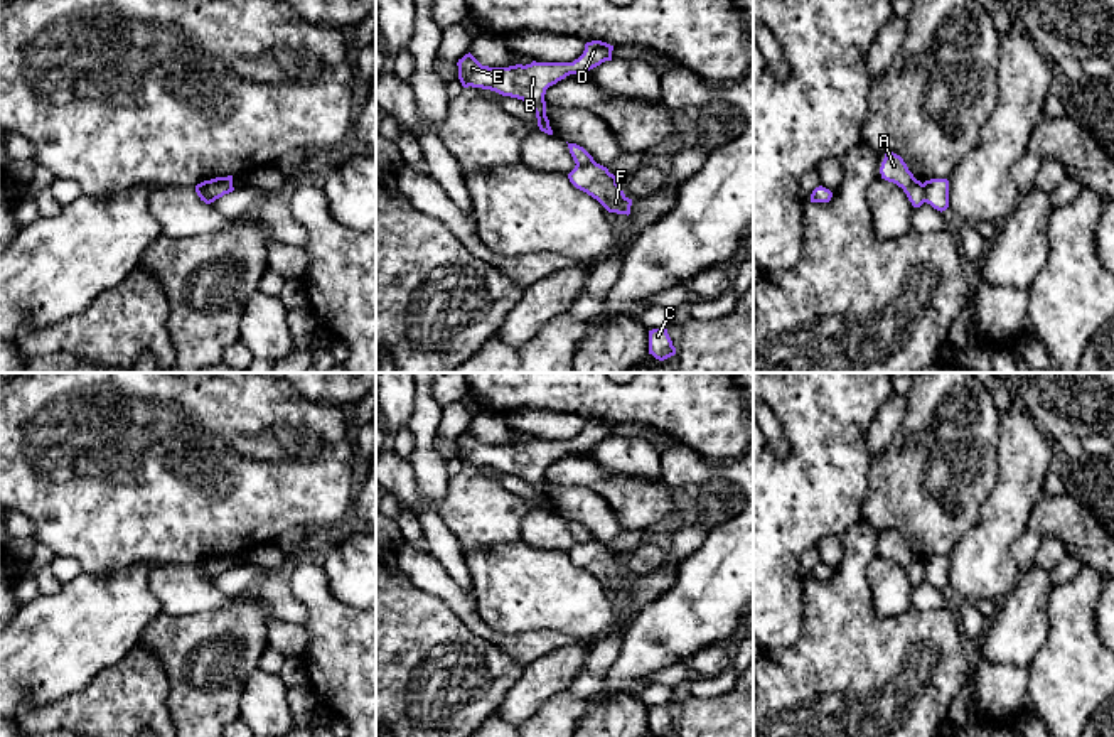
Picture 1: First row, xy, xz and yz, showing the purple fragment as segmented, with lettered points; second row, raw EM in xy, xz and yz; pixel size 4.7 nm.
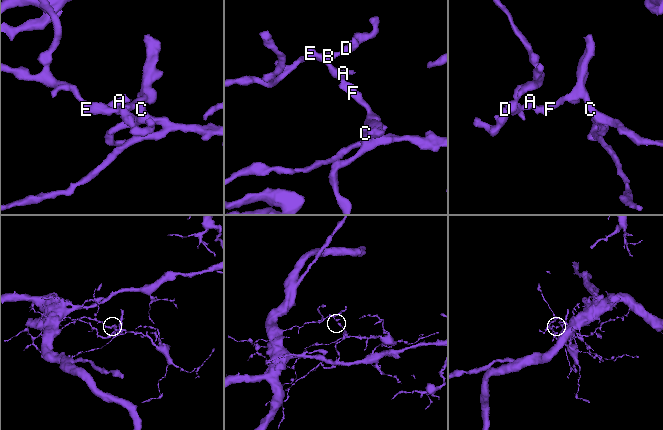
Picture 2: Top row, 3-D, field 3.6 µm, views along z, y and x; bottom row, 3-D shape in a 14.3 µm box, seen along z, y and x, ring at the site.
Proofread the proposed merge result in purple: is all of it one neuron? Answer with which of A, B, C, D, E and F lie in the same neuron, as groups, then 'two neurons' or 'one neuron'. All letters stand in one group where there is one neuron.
A B D E / C F | two neurons

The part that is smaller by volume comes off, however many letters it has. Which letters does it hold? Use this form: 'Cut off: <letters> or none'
Cut off: C, F

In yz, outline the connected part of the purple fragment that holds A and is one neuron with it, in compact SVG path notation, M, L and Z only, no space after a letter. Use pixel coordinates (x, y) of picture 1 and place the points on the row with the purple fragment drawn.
M886 152L880 174L881 179L902 187L913 207L920 207L925 202L924 184L913 177L900 155Z

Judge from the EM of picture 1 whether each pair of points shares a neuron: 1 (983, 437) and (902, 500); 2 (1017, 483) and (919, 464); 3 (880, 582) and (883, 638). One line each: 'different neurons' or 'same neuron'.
1: same neuron
2: different neurons
3: different neurons

